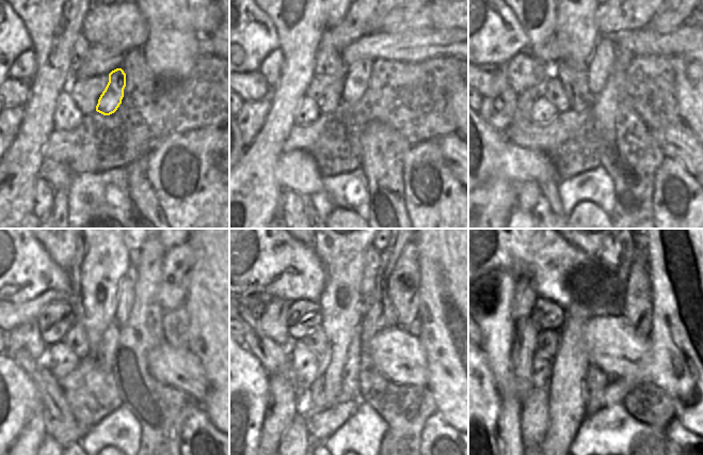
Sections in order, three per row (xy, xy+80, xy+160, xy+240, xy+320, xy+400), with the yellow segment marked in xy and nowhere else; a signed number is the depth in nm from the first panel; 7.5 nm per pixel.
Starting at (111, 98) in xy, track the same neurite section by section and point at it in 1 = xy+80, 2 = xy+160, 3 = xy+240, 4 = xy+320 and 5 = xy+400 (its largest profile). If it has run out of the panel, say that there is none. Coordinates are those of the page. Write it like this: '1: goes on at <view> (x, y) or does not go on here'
1: goes on at xy+80 (356, 80)
2: goes on at xy+160 (602, 61)
3: goes on at xy+240 (128, 284)
4: goes on at xy+320 (372, 255)
5: goes on at xy+400 (610, 253)

